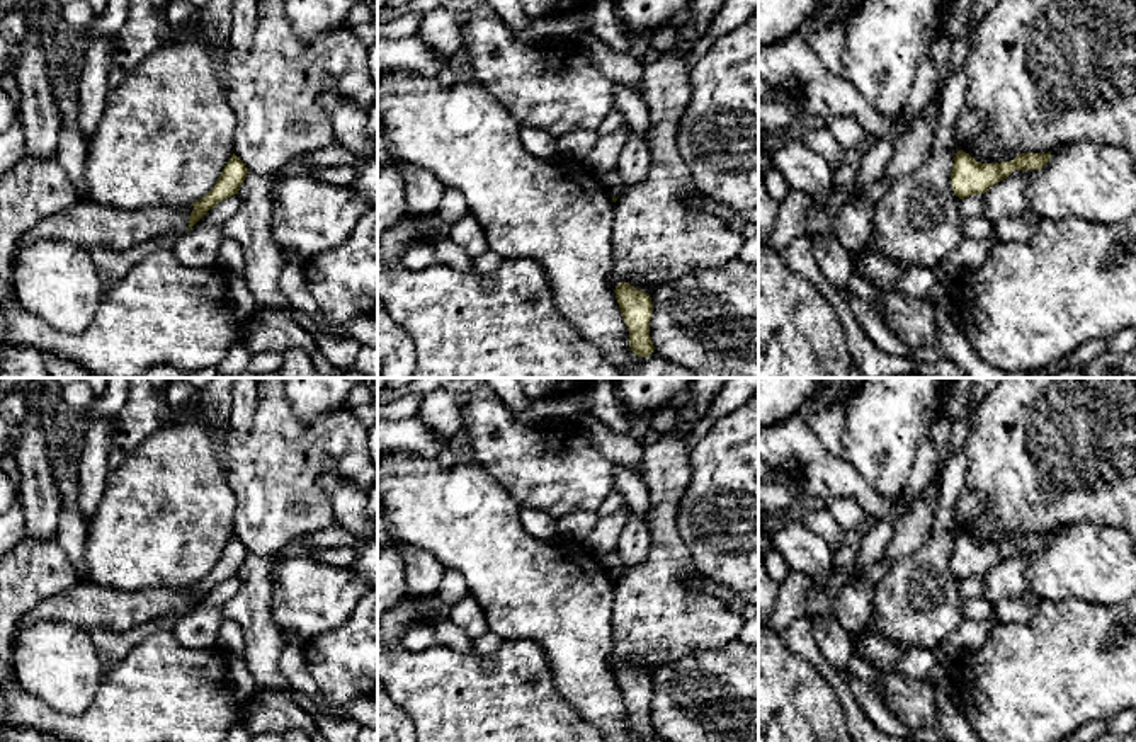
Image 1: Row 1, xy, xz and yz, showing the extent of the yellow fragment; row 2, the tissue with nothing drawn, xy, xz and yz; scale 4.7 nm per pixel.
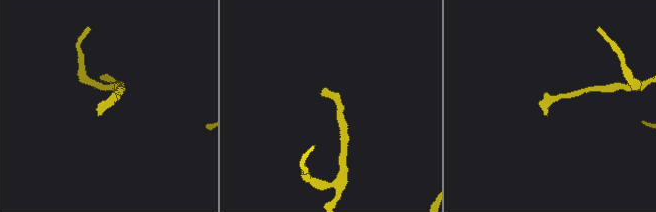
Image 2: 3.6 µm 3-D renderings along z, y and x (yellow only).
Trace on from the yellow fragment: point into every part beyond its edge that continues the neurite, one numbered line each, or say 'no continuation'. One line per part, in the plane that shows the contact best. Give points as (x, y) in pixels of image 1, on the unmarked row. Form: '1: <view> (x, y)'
no continuation

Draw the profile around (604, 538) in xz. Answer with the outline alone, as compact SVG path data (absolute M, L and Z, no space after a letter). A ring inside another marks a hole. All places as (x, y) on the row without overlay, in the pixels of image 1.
M624 505L614 514L599 517L597 526L583 543L585 550L597 558L605 556L611 551L616 551L619 534L626 524L629 512L631 511Z

